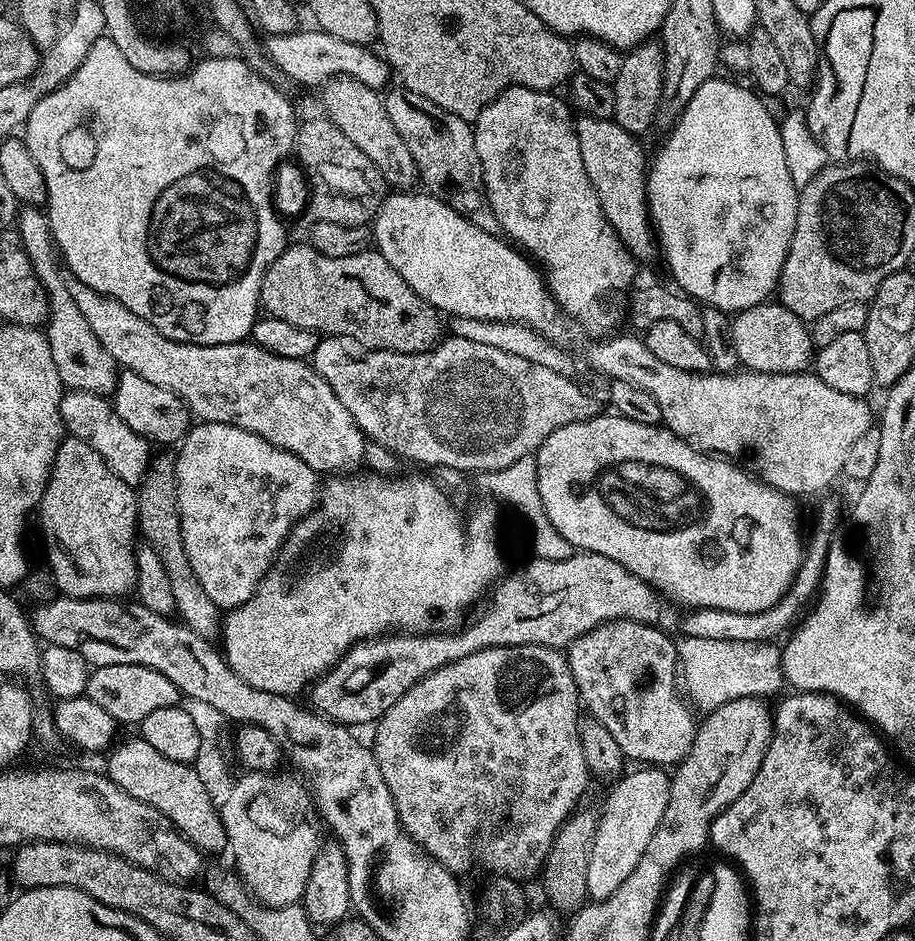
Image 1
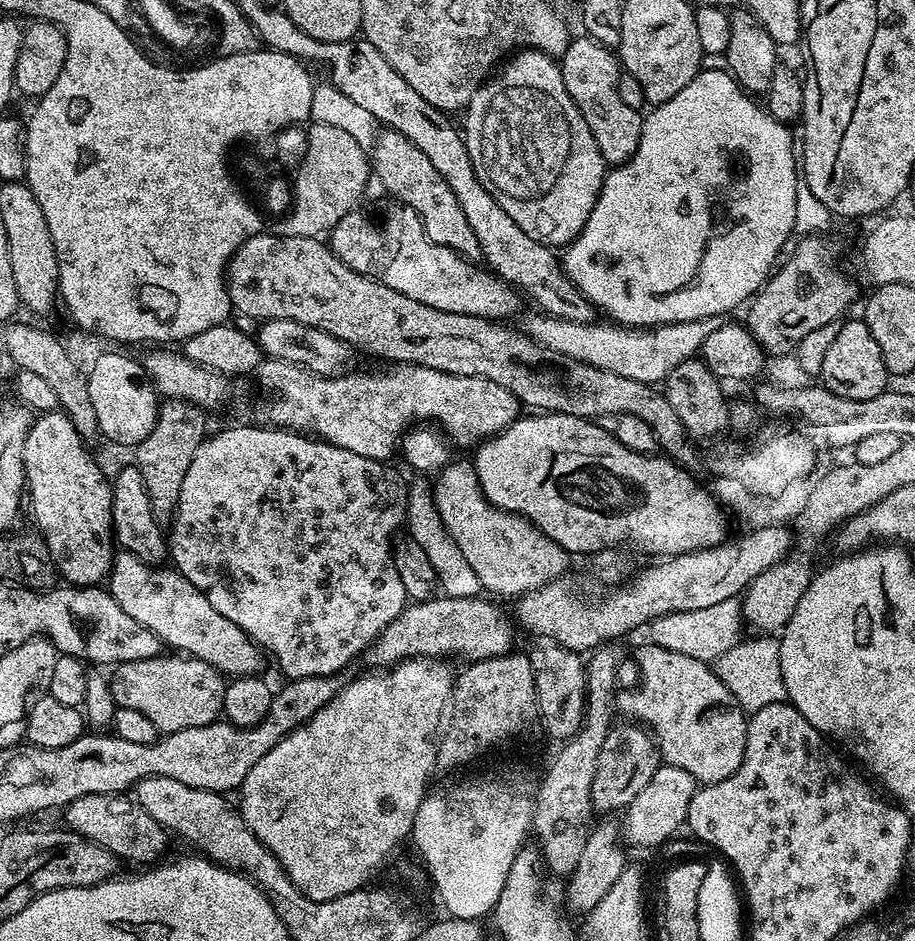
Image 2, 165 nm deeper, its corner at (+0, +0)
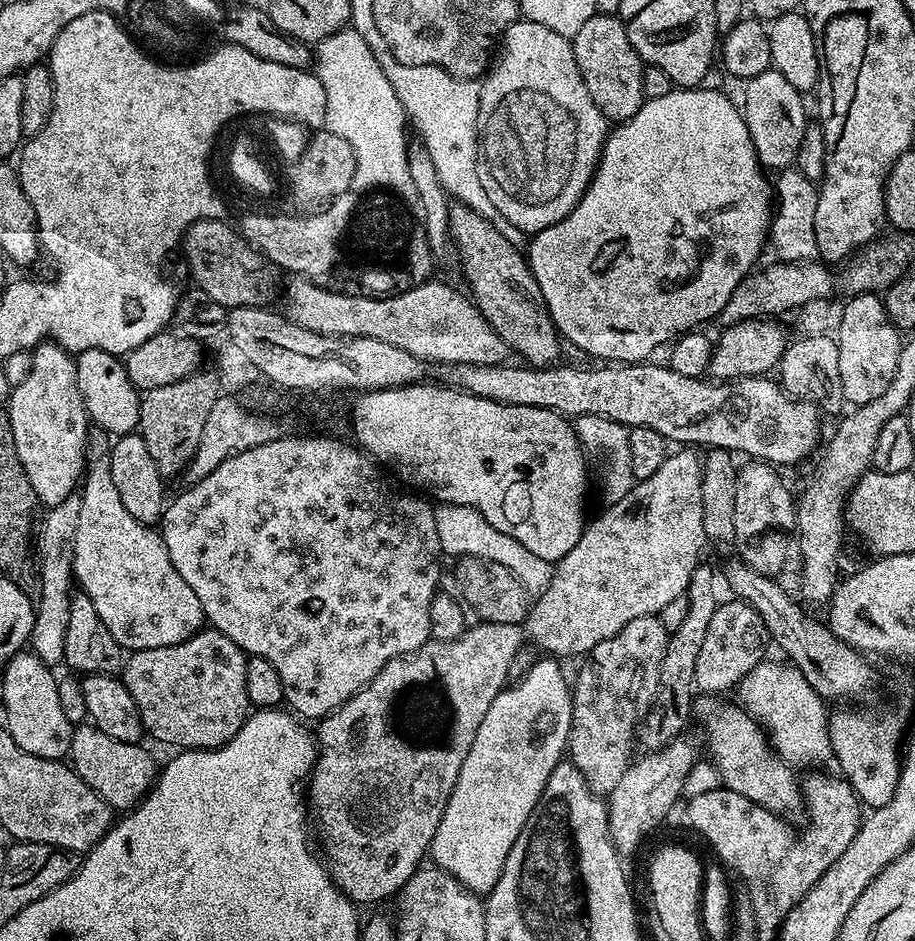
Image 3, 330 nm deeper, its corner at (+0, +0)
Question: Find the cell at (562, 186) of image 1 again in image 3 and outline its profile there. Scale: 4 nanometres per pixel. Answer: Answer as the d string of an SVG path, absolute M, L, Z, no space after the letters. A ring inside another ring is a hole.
M521 18L513 22L500 37L498 51L491 61L490 71L483 77L480 84L478 130L480 131L478 178L482 178L482 187L486 189L486 195L490 197L490 202L494 202L496 215L506 218L506 222L514 225L521 234L535 234L546 230L546 226L554 226L562 218L566 218L566 214L570 214L574 210L574 206L588 189L592 175L596 173L596 166L600 162L600 151L604 148L604 141L609 135L610 124L600 113L598 106L594 106L594 98L590 98L590 90L586 90L586 82L582 82L582 74L578 70L578 62L574 58L571 39L562 34L554 34L554 30L541 26L539 22L530 22Z

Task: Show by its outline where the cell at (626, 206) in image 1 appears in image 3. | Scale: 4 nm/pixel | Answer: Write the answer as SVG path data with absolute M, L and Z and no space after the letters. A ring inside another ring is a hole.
M598 14L590 18L590 22L585 22L582 30L570 39L582 82L586 82L586 90L590 90L590 98L594 98L594 106L598 106L605 120L623 122L634 118L645 102L643 82L646 65L638 50L630 46L626 26L619 15Z

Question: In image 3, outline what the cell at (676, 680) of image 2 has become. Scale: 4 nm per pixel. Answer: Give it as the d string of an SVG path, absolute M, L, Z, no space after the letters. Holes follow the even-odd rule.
M704 694L695 701L694 712L708 731L708 752L713 764L720 770L723 787L750 798L755 804L796 822L806 812L803 791L792 777L793 769L783 760L774 758L765 729L743 707L723 704L723 699Z

